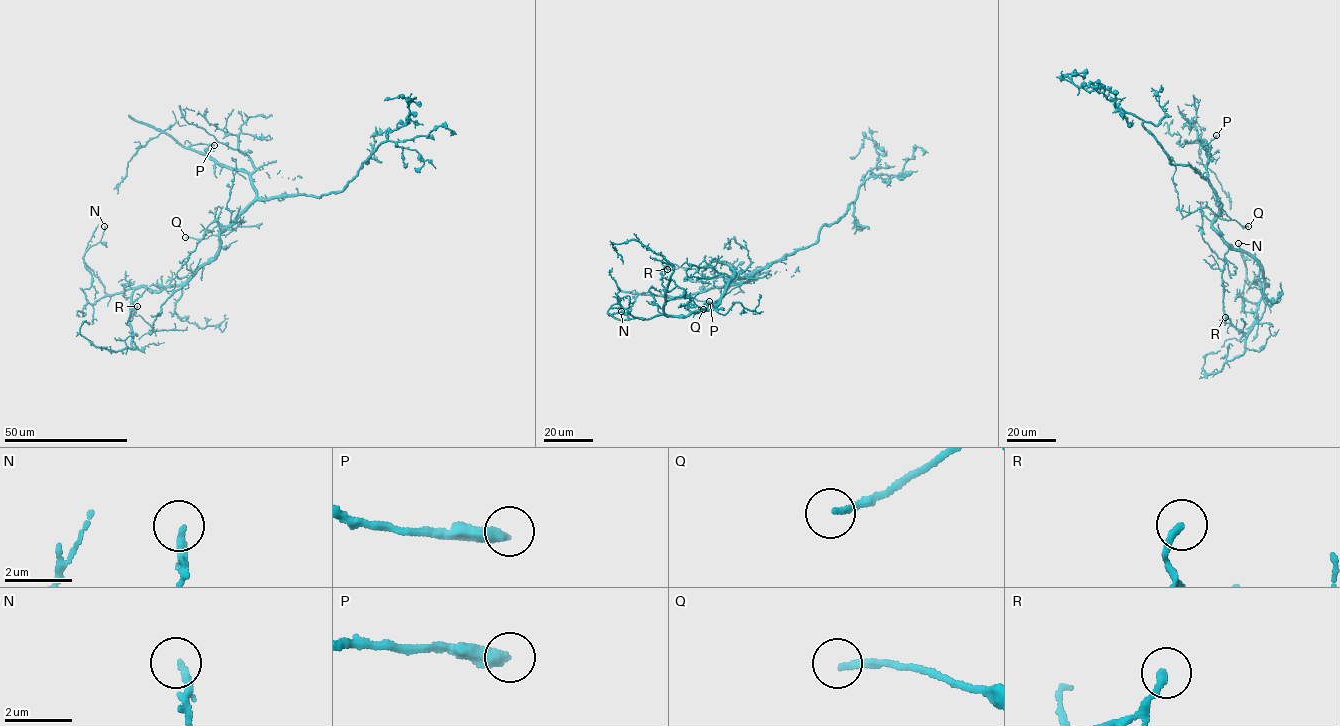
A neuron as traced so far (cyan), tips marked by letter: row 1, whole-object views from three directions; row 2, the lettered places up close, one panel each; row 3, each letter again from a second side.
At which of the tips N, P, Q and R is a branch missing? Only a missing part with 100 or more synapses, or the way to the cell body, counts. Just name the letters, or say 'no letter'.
no letter

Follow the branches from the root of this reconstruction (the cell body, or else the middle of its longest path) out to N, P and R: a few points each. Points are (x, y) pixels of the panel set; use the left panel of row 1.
N: (228, 227), (219, 235), (218, 253), (184, 284), (108, 295), (84, 259), (104, 226)
P: (228, 227), (255, 197), (256, 191), (251, 177), (246, 173), (218, 165), (190, 147), (198, 144), (214, 145)
R: (228, 227), (219, 235), (218, 253), (184, 284), (134, 290), (127, 324), (137, 306)

